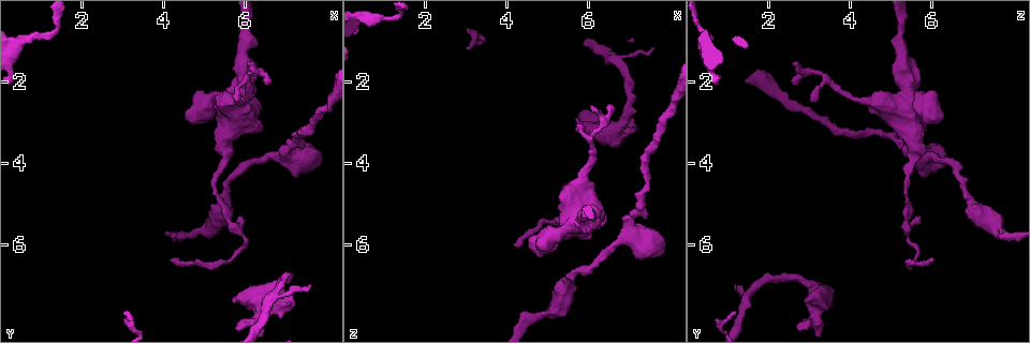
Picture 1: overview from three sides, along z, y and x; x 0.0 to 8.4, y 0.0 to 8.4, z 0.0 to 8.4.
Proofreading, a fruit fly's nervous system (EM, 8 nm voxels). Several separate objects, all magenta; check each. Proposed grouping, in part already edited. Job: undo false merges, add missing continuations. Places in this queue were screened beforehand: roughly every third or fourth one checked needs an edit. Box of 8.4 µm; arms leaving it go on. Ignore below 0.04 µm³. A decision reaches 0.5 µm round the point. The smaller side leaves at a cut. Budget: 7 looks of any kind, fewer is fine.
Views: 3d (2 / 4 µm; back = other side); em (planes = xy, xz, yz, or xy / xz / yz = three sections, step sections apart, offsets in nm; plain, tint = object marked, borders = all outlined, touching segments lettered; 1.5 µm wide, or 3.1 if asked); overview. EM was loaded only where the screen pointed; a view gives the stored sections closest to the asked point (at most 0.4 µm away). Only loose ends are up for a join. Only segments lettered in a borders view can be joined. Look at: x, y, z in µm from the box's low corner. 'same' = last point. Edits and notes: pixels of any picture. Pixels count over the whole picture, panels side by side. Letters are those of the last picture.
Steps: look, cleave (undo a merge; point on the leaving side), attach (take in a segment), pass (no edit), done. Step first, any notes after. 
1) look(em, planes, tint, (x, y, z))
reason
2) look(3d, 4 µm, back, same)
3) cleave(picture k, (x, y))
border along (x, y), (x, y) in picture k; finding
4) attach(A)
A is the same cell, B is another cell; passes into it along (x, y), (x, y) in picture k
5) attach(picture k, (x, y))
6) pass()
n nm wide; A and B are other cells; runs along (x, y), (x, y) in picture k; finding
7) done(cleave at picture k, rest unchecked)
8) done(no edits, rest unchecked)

look(em, xz, step 8, tint, (6.10, 1.65, 2.60))
thin end

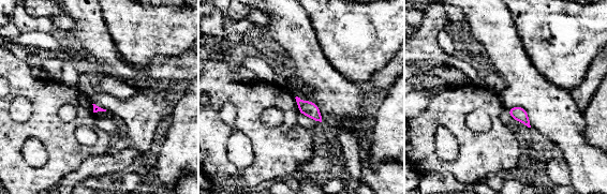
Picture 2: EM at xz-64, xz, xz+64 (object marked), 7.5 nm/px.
look(em, planes, borders, same)

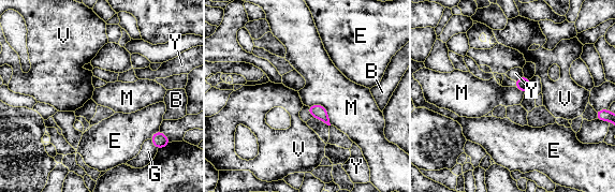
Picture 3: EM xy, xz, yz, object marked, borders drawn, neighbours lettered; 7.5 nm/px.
pass()
B, E, G, M, V and Y are other cells; border along (308, 105), (321, 104), (331, 124) in picture 3; no lettered segment goes on from it

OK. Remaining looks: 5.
look(em, yz, step 8, tint, (5.50, 4.90, 6.90))
thick turns thin

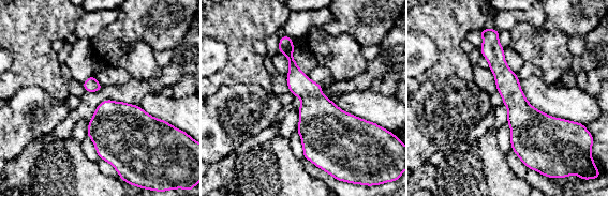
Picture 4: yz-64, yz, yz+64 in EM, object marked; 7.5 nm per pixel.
look(em, yz, step 8, borders, same)
see the neighbours

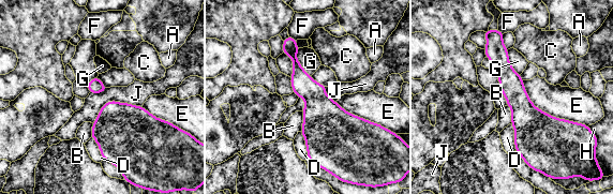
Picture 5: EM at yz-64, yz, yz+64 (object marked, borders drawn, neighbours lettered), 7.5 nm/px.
pass()
A, B, C, D, E, F, G, H and J are other cells; all the same cell

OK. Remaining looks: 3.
look(3d, 2 µm, (7.10, 7.40, 2.90))
thick end

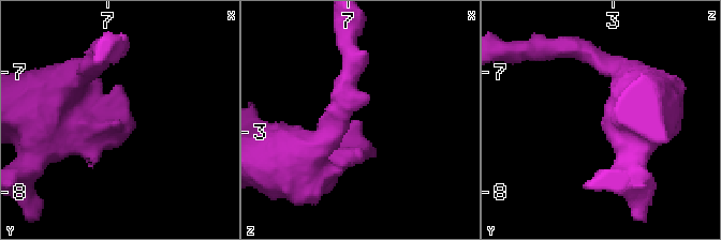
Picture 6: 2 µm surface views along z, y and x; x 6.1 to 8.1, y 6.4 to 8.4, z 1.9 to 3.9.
look(em, planes, borders, (7.14, 7.42, 2.94))

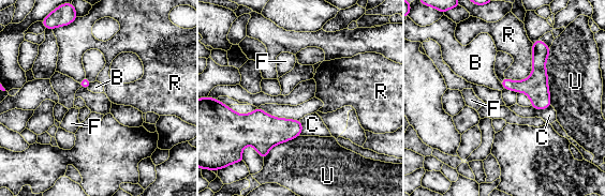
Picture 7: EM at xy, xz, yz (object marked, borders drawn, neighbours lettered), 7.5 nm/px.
pass()
B, C, F, R and U are other cells; no lettered segment goes on from it

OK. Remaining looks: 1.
done(no edits, rest unchecked)

